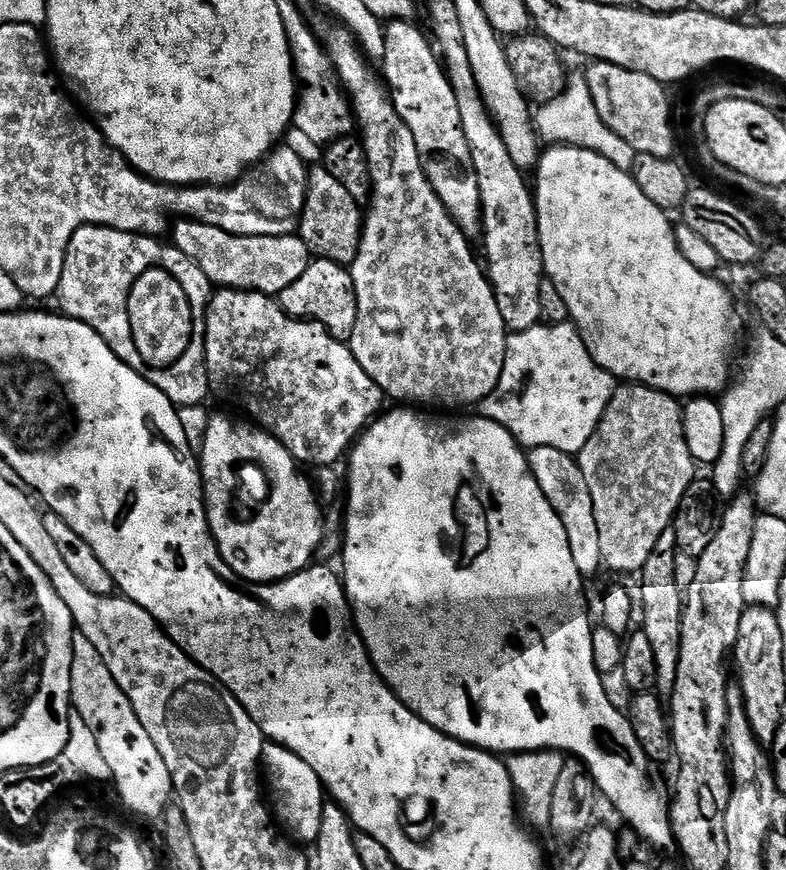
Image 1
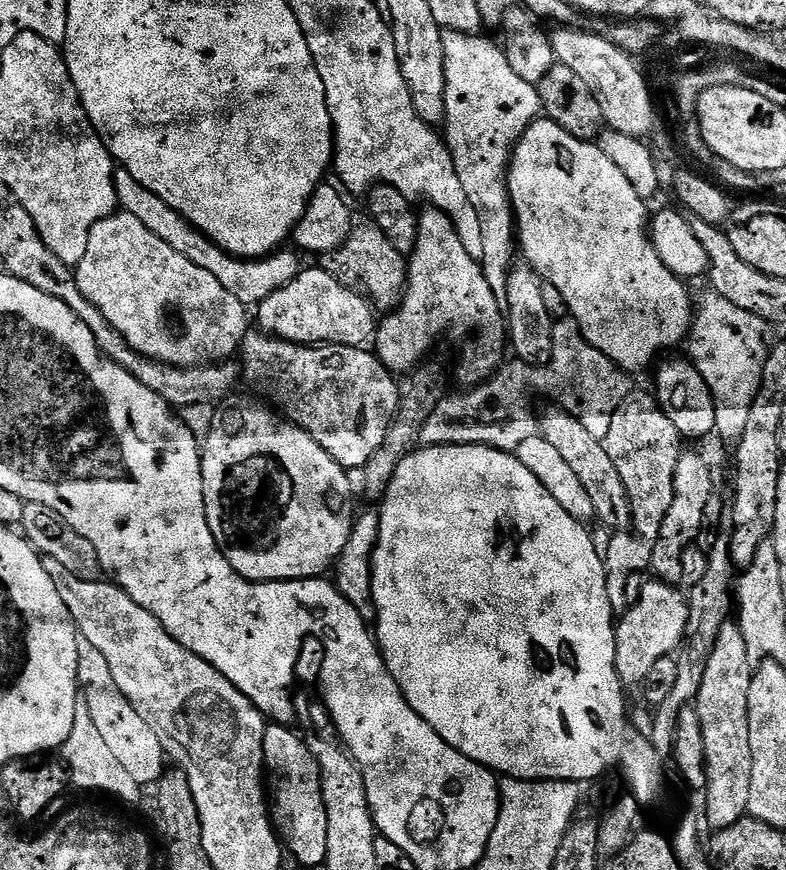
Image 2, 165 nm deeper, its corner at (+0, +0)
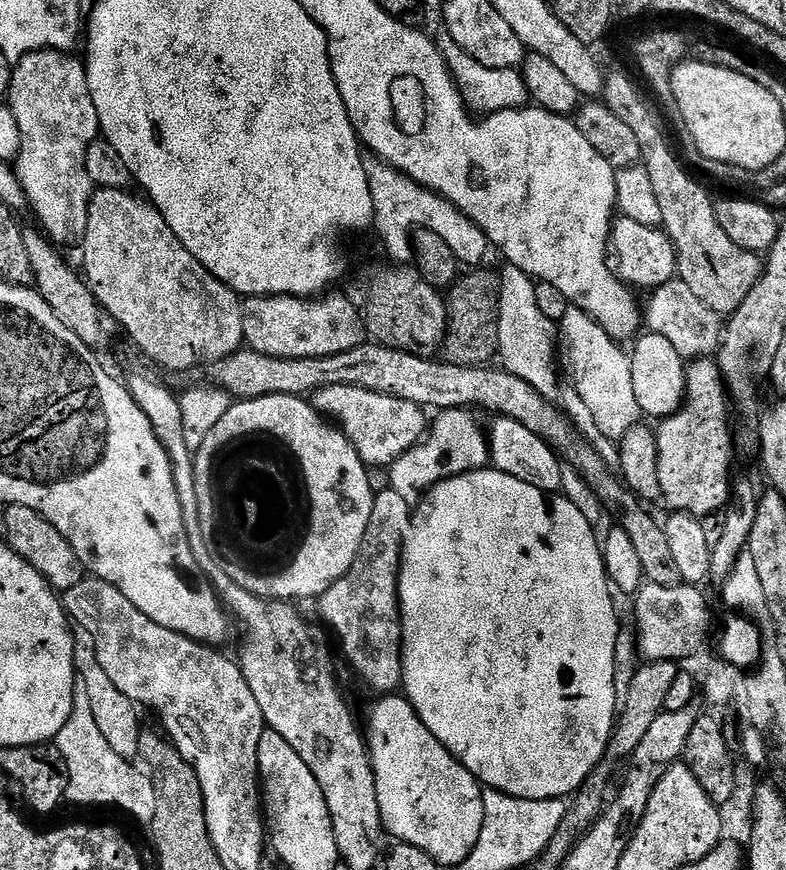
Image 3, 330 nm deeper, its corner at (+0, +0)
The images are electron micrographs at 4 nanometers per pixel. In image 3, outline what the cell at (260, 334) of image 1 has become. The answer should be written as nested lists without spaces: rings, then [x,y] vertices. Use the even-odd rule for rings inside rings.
[[[358,386],[317,388],[310,403],[319,415],[334,422],[368,466],[391,465],[400,455],[424,440],[430,424],[421,405]]]

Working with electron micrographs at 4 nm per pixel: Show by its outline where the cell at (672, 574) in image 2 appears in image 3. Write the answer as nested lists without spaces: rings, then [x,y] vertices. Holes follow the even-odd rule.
[[[712,358],[693,359],[686,368],[684,405],[673,416],[663,417],[655,429],[660,491],[665,501],[672,500],[675,511],[696,514],[699,508],[714,507],[716,500],[727,501],[734,483],[731,419],[730,397],[719,364]]]

